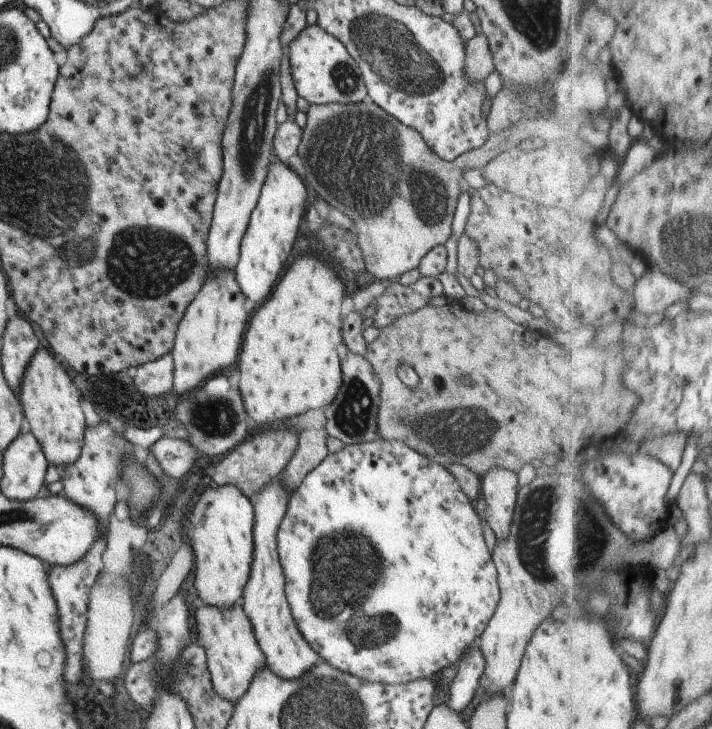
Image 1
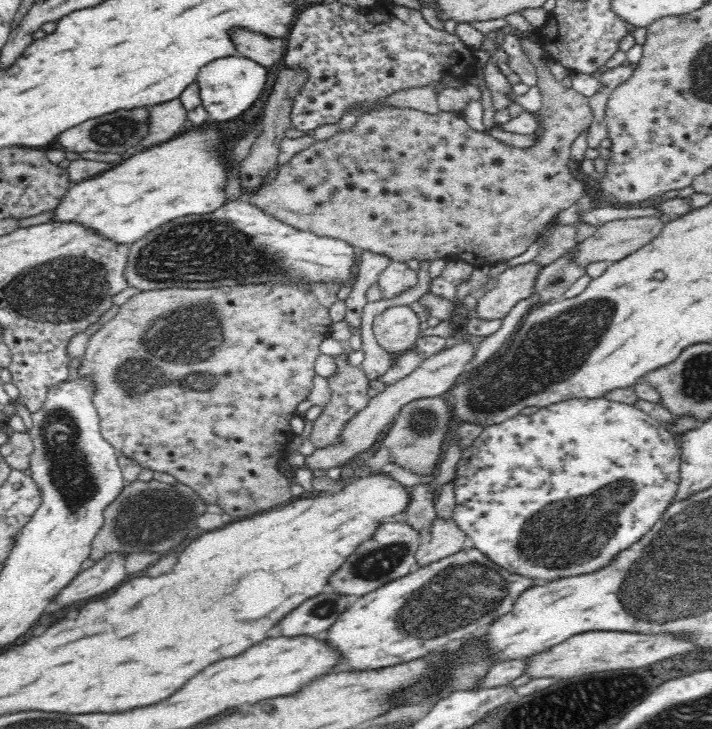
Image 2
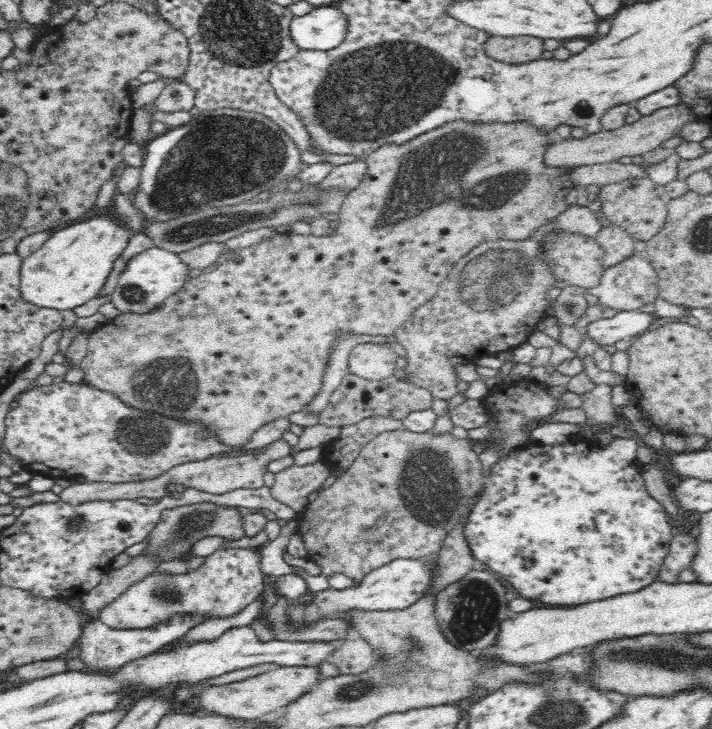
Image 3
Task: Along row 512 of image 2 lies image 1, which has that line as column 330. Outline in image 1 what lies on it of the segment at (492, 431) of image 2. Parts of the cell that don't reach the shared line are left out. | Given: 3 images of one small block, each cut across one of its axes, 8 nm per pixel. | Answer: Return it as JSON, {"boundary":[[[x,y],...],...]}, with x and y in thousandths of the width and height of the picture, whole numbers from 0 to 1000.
{"boundary":[[[529,601],[517,608],[483,610],[475,620],[459,621],[409,675],[399,709],[388,730],[388,743],[392,774],[399,787],[400,820],[421,870],[449,900],[449,905],[507,931],[510,937],[559,940],[583,931],[598,931],[619,922],[622,916],[642,908],[657,886],[670,878],[701,826],[697,779],[691,760],[681,748],[676,711],[664,700],[664,690],[650,678],[639,656],[625,641],[574,615],[565,604]]]}

